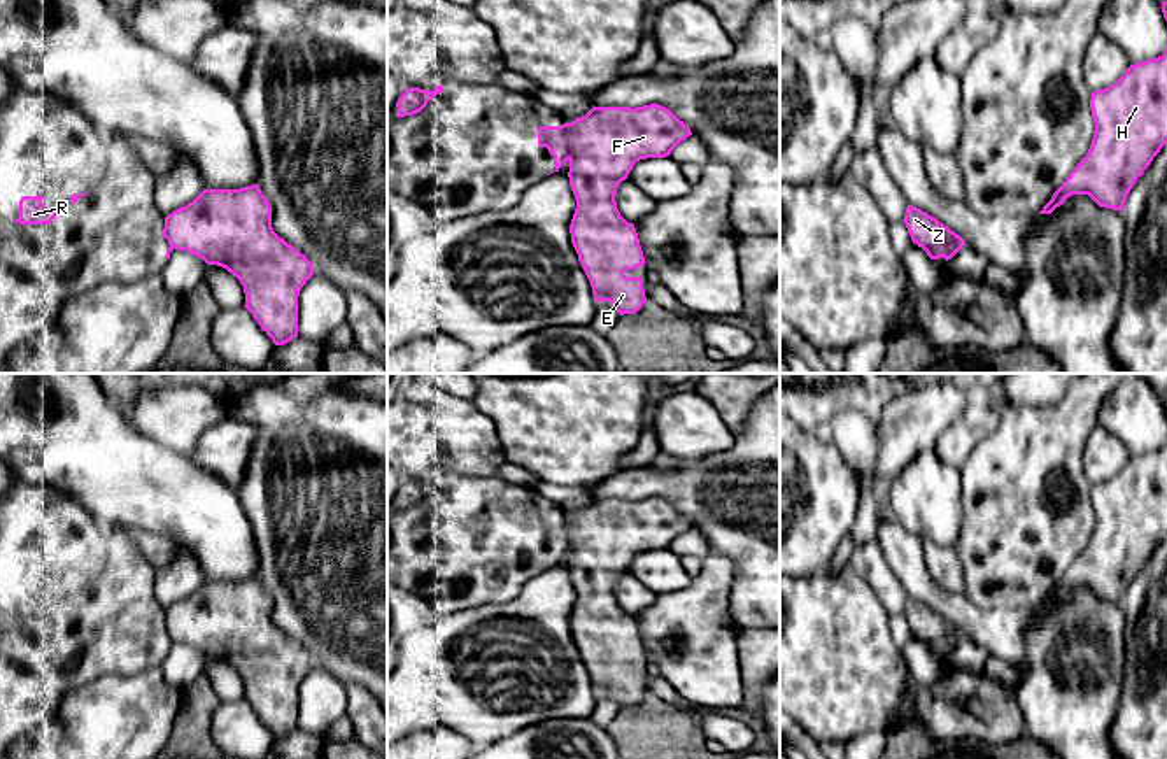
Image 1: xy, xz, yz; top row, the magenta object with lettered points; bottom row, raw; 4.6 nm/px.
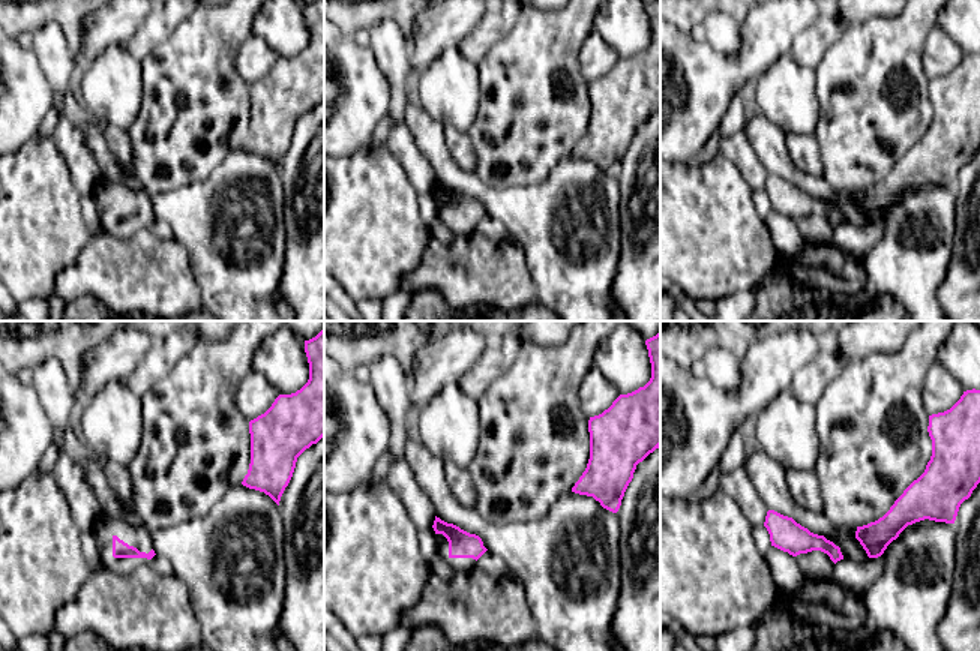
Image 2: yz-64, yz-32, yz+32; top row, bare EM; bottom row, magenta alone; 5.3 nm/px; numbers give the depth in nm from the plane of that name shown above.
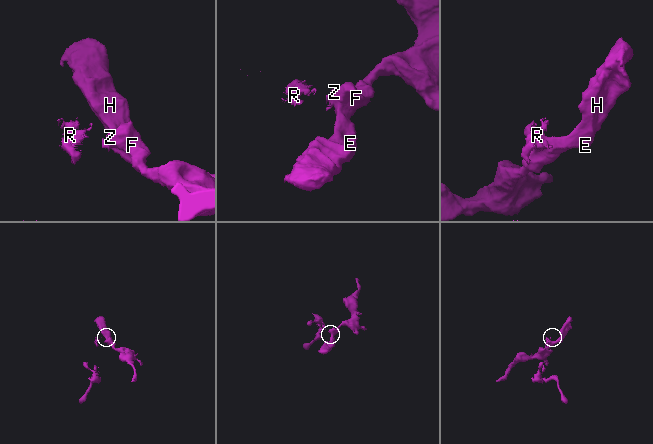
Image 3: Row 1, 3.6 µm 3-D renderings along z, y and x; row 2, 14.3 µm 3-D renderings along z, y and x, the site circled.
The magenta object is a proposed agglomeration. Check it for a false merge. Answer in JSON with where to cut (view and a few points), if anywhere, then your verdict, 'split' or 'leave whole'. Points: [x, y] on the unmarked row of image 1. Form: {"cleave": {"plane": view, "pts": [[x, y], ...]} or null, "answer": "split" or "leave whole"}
{"cleave": {"plane": "yz", "pts": [[962, 637], [948, 633], [924, 642]]}, "answer": "split"}

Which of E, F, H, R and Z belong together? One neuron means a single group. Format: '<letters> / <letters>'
E F H Z / R

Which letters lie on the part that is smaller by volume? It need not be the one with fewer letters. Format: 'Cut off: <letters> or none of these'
Cut off: R

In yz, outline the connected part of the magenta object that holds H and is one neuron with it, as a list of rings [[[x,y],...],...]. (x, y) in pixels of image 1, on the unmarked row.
[[[1167,442],[1155,452],[1130,458],[1111,479],[1090,491],[1095,526],[1086,549],[1039,606],[1051,606],[1072,587],[1088,587],[1099,599],[1123,605],[1135,573],[1167,536]]]

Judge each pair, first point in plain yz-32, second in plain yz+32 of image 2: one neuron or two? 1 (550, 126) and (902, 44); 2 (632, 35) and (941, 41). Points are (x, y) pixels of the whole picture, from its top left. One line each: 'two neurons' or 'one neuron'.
1: one neuron
2: two neurons

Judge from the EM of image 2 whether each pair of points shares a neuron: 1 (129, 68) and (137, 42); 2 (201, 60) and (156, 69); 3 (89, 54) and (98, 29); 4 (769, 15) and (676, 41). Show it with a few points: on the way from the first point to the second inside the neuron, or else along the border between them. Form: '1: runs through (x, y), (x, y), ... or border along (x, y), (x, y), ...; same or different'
1: border along (125, 44), (140, 62); different
2: runs through (191, 69), (167, 69); same
3: runs through (90, 48), (98, 35); same
4: runs through (758, 42), (737, 63), (703, 63); same

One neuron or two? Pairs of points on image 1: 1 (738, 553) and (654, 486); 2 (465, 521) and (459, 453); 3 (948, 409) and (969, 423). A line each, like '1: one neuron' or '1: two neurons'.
1: one neuron
2: two neurons
3: two neurons

